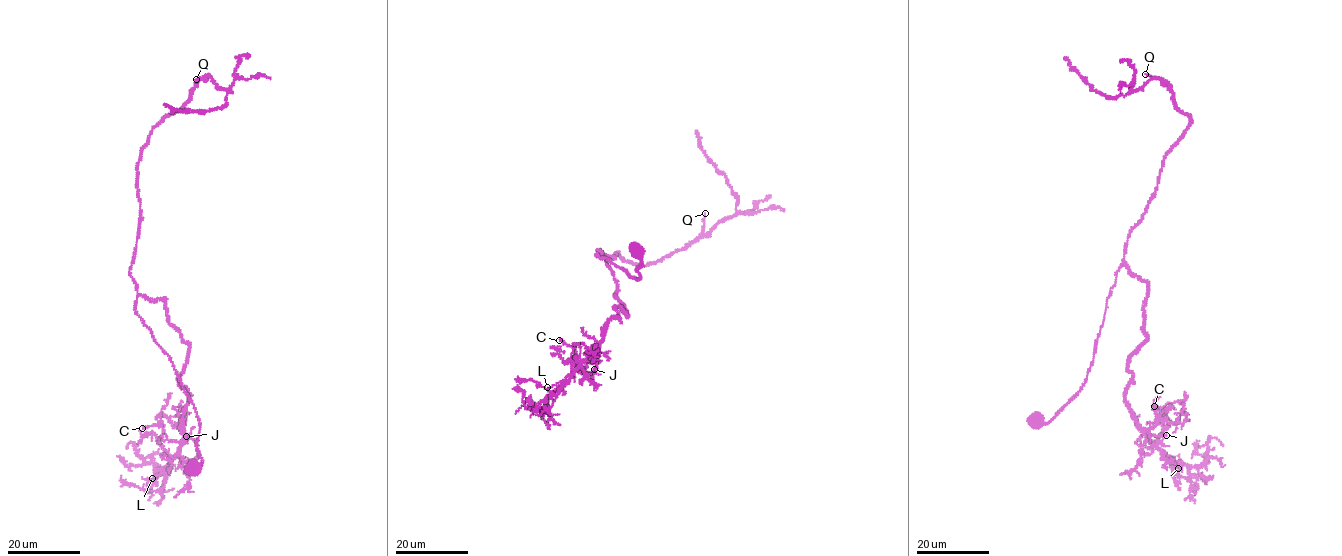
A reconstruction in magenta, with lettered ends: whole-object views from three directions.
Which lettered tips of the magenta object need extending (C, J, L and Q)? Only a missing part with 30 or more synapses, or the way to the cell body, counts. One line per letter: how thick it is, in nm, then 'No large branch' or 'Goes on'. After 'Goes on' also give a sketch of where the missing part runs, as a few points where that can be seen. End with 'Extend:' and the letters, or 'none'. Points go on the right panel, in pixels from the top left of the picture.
C: Thickness 320 nm. No large branch
J: Thickness 160 nm. No large branch
L: Thickness 100 nm. No large branch
Q: Thickness 240 nm. Goes on. Course of what is missing: (1145, 74), (1132, 73), (1111, 56), (1073, 53), (1068, 47), (1058, 46), (1060, 42)
Extend: Q

